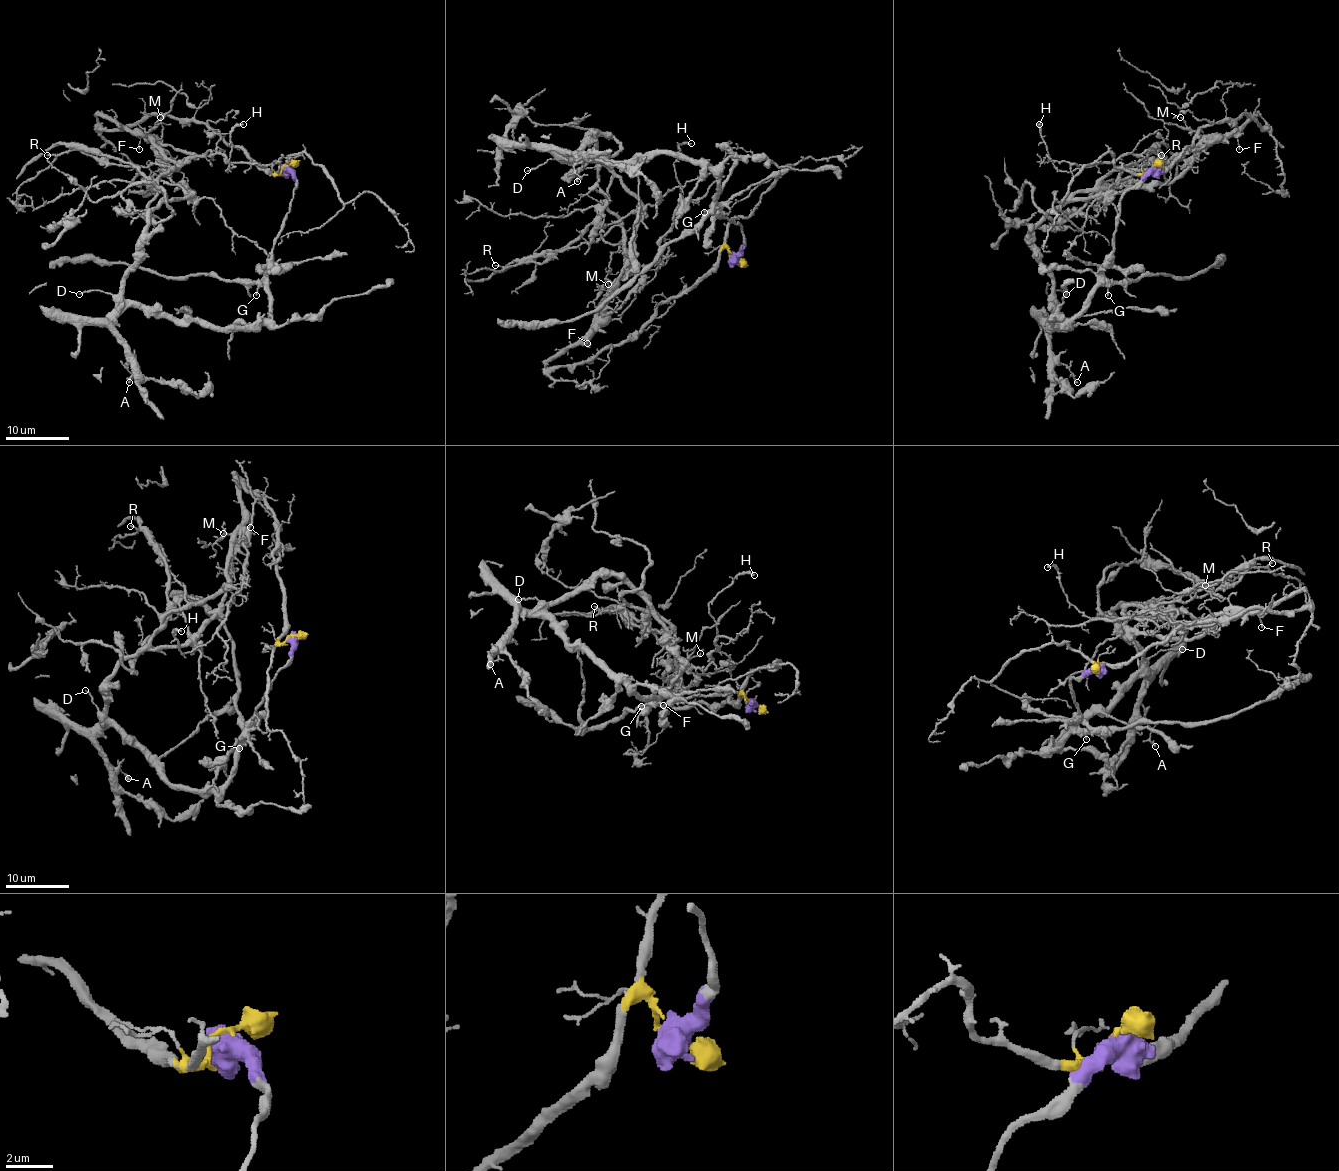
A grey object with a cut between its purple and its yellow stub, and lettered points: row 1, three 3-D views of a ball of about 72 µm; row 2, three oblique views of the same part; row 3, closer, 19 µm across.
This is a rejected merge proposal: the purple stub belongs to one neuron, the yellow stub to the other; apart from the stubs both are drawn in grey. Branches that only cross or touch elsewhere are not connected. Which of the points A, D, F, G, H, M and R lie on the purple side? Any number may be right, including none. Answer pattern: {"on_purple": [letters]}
{"on_purple": ["A", "D", "G"]}

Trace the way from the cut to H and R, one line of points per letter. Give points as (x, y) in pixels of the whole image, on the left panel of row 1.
H: (285, 165), (266, 173), (208, 126), (98, 116), (227, 172), (243, 124)
R: (285, 165), (266, 173), (208, 126), (159, 114), (116, 129), (98, 116), (143, 134), (175, 169), (47, 156)

